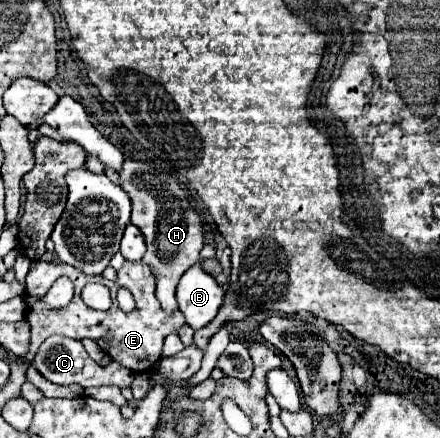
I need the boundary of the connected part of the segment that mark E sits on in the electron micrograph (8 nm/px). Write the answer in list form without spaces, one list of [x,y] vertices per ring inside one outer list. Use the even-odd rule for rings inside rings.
[[[33,260],[31,262],[31,268],[29,268],[29,274],[27,274],[27,322],[31,324],[31,350],[29,354],[25,356],[25,362],[31,362],[39,344],[49,338],[51,334],[55,332],[61,332],[63,336],[69,336],[69,338],[91,338],[95,340],[101,350],[105,354],[109,354],[115,362],[123,364],[125,368],[129,368],[131,372],[143,372],[143,370],[151,370],[155,368],[157,360],[161,358],[161,348],[163,348],[163,340],[169,332],[175,332],[177,328],[181,328],[185,324],[185,318],[181,312],[175,312],[175,316],[167,316],[157,298],[155,298],[155,280],[153,280],[153,274],[151,270],[147,268],[147,264],[143,262],[125,262],[123,268],[119,270],[119,276],[117,276],[117,282],[109,282],[105,280],[103,276],[85,276],[83,272],[77,272],[77,268],[69,266],[69,264],[57,264],[57,262],[43,262],[43,260]],[[61,276],[67,276],[73,284],[75,284],[75,296],[73,300],[69,302],[69,306],[61,308],[61,310],[51,310],[49,306],[37,302],[39,296],[43,296],[57,278]],[[89,282],[103,282],[109,290],[111,290],[111,298],[113,298],[113,306],[107,310],[107,312],[99,312],[99,310],[93,310],[93,308],[87,308],[81,300],[81,290],[85,284]],[[119,286],[125,286],[131,290],[135,302],[137,302],[137,308],[129,314],[125,314],[119,306],[117,306],[117,300],[115,300],[115,294],[117,294],[117,288]]]

